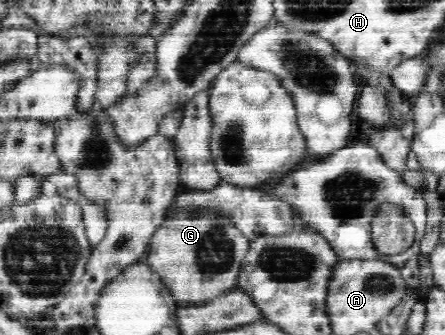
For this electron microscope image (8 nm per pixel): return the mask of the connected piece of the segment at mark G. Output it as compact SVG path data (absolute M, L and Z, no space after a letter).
M209 213L175 214L158 227L147 250L147 263L161 275L181 307L201 307L235 288L249 240L231 222Z

